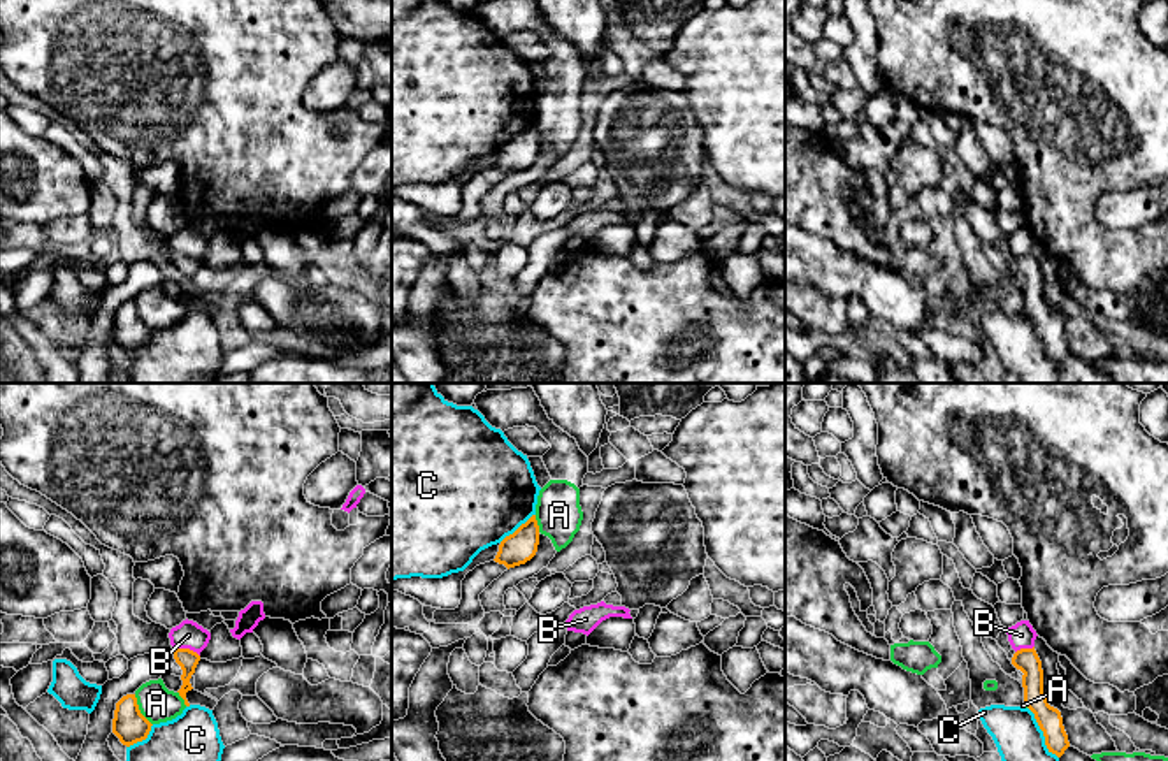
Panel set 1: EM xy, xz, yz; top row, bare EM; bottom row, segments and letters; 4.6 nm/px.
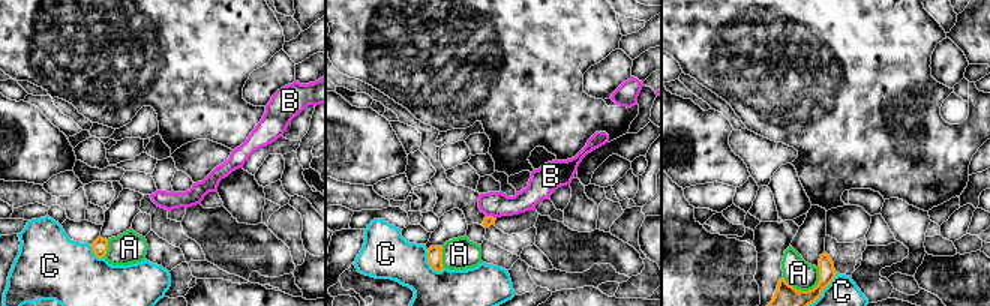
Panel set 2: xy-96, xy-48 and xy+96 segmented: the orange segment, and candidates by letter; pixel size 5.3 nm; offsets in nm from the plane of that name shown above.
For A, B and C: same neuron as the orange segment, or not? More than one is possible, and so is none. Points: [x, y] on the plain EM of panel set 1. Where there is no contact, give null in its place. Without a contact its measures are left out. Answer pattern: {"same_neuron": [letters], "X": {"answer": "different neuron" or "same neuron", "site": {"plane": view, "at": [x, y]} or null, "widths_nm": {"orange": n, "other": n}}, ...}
{"same_neuron": [], "A": {"answer": "different neuron", "site": {"plane": "xy", "at": [139, 317]}, "widths_nm": {"orange": 160, "other": 170}}, "B": {"answer": "different neuron", "site": {"plane": "xy", "at": [187, 255]}, "widths_nm": {"orange": 90, "other": 130}}, "C": {"answer": "different neuron", "site": {"plane": "yz", "at": [1044, 340]}, "widths_nm": {"orange": 120, "other": 220}}}

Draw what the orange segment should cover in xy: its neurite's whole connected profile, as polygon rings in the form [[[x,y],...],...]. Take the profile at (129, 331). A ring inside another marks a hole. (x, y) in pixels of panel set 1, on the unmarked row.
[[[126,301],[116,309],[112,339],[126,353],[142,348],[151,337],[151,329],[141,320],[135,301]]]

